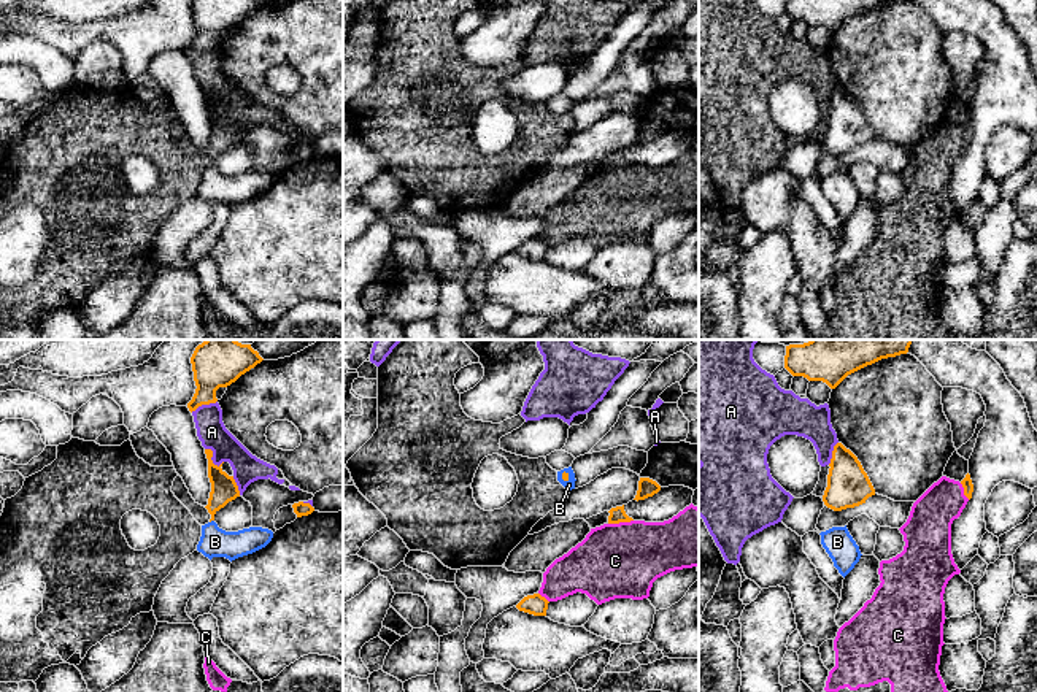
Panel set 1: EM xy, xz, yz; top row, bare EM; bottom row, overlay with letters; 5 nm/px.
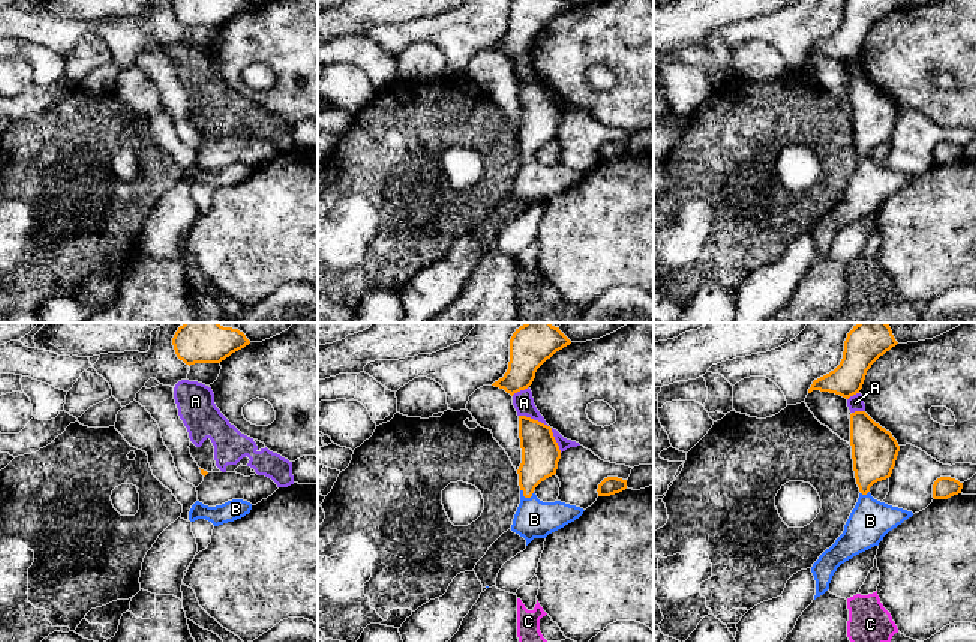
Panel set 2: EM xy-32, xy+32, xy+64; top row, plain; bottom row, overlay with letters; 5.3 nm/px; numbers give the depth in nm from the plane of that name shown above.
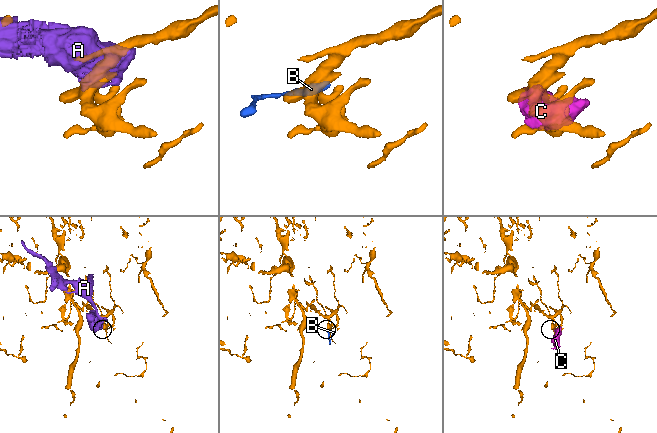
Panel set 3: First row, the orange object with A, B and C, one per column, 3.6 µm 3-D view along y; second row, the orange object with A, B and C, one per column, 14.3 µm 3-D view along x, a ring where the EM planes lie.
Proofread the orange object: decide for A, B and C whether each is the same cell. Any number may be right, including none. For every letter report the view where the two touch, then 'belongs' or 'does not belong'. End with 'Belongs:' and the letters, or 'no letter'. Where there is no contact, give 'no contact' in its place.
A: xy | does not belong
B: xz | belongs
C: xz | does not belong
Belongs: B

